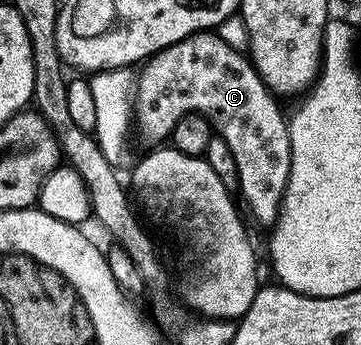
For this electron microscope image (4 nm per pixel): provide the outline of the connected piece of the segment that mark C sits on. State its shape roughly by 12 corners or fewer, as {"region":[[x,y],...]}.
{"region":[[215,31],[146,58],[133,125],[166,142],[199,113],[238,192],[274,226],[291,131],[240,50]]}

